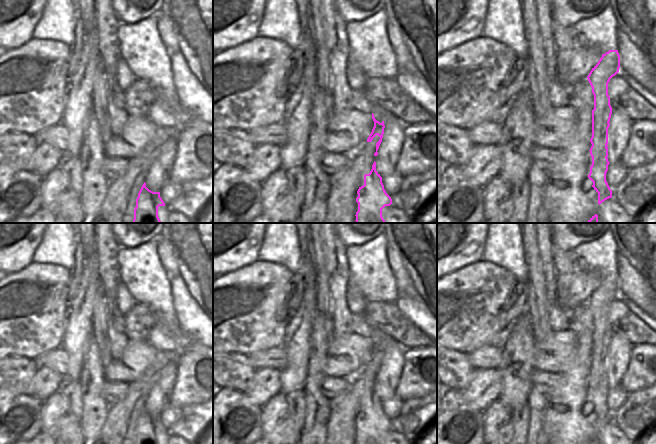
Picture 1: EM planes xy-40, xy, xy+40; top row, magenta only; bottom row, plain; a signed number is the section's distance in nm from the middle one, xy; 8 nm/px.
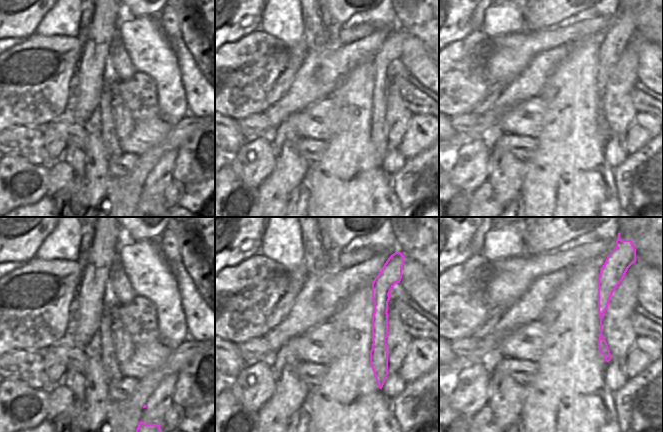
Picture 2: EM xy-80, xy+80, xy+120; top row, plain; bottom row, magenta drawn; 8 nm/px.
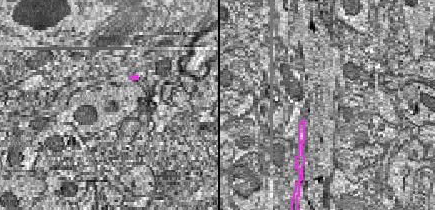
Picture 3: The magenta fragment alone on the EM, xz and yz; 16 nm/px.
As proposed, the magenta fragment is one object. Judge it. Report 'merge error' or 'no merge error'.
no merge error

